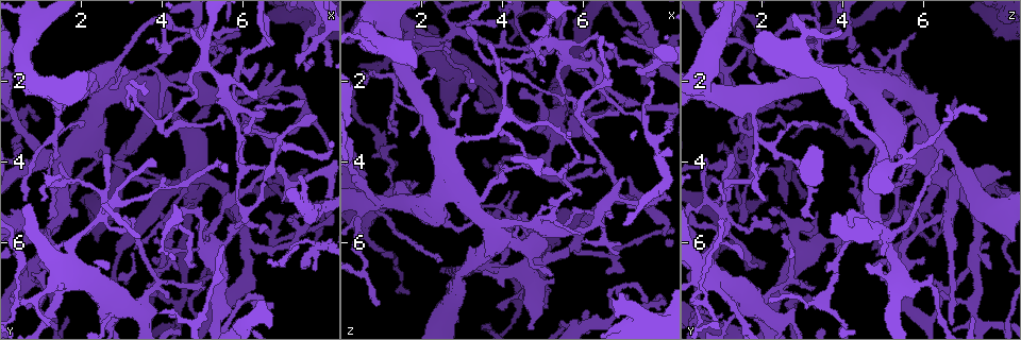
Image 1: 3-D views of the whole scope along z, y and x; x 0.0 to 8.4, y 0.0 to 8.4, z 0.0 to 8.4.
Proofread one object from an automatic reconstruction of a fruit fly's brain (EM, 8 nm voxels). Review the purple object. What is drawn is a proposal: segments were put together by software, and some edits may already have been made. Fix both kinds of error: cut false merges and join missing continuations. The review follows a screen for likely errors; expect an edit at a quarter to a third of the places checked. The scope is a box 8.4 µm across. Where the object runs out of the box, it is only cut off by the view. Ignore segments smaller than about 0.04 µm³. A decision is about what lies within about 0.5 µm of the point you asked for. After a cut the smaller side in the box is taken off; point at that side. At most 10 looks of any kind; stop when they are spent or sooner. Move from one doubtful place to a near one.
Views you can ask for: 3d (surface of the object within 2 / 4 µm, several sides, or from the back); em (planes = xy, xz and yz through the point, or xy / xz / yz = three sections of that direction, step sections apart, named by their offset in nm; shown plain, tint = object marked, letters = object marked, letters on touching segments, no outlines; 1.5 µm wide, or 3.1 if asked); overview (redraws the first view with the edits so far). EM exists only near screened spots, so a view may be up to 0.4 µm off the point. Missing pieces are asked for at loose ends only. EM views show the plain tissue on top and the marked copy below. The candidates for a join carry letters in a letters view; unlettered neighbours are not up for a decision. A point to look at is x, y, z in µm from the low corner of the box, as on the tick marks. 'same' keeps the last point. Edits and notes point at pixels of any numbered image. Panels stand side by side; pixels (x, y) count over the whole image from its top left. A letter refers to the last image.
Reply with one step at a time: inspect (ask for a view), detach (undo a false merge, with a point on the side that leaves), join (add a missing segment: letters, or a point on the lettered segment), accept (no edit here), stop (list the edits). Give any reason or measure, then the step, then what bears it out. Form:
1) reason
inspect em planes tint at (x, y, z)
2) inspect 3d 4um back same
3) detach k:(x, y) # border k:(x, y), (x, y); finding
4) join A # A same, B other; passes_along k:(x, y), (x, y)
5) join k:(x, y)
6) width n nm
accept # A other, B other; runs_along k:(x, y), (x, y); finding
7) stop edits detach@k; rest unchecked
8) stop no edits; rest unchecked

an open end
inspect em planes tint at (6.90, 2.45, 6.20)

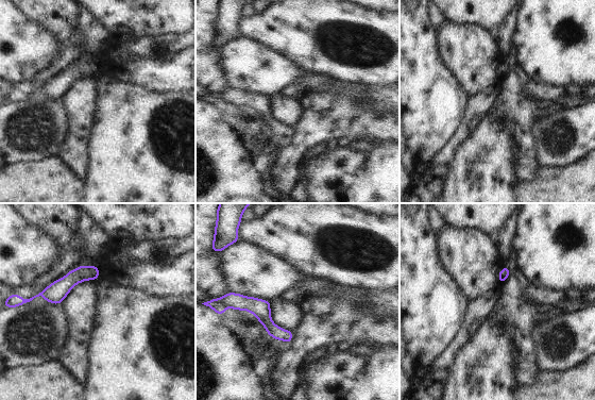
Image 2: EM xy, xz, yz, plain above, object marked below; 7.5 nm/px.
inspect em planes letters same

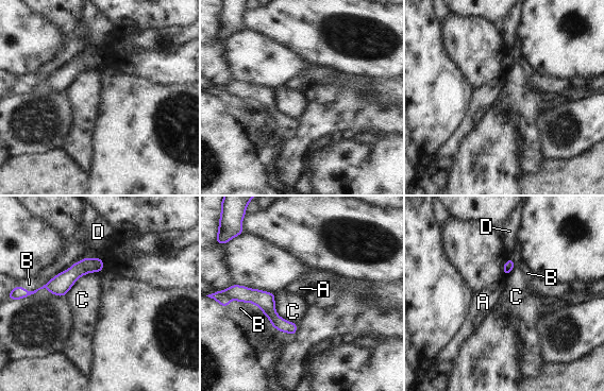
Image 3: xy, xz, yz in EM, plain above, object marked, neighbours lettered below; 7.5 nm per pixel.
width 90 nm
accept # A other, B other, C other, D other; runs_along 3:(247, 291), (282, 325), (294, 329); no lettered segment goes on from it

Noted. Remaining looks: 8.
thin end
inspect em planes letters at (6.60, 4.10, 4.25)

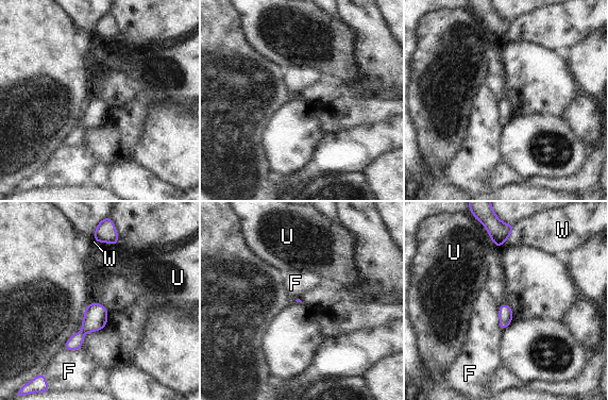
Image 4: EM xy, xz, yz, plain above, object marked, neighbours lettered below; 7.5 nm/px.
accept # F other, U other, W other; border 4:(499, 306), (499, 328), (502, 331); none of them fits

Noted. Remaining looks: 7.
thin end
inspect 3d 4um at (5.15, 5.95, 7.60)

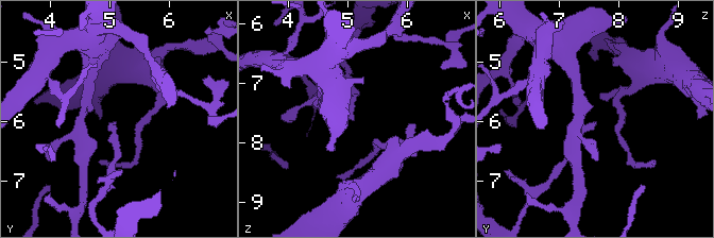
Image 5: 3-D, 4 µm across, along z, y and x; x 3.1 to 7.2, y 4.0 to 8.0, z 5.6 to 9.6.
inspect em planes letters at (5.15, 6.00, 7.60)

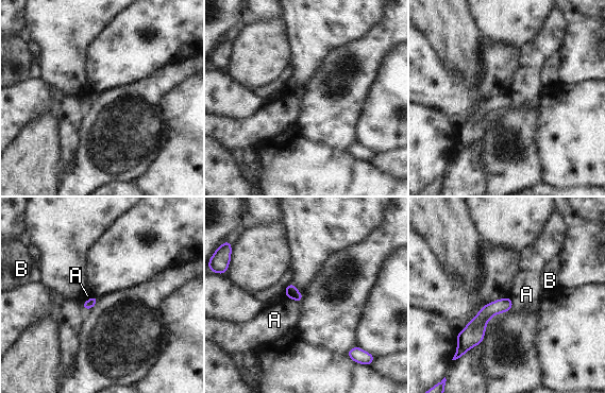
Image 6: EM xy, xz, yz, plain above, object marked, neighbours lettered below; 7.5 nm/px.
accept # A other, B other; no lettered segment goes on from it

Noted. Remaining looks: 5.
sudden change in width
inspect em planes tint at (5.10, 5.95, 3.80)

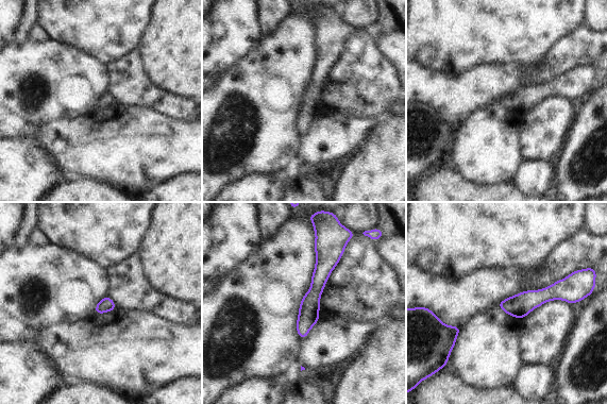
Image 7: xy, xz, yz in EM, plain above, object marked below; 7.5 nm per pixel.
what lies round it
inspect em planes letters same

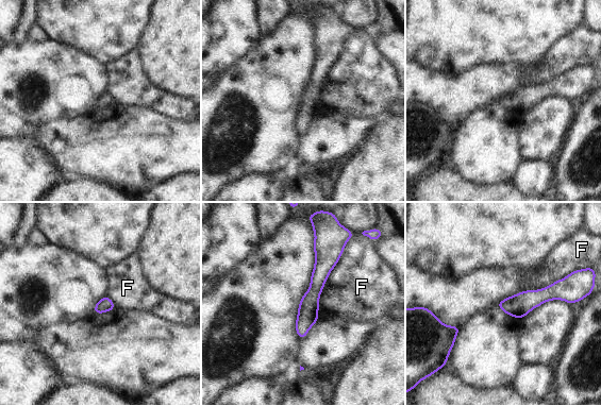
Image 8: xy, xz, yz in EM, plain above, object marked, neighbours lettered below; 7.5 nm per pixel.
width 110 nm
accept # F other; runs_along 8:(319, 242), (320, 273), (301, 335); all the same neuron

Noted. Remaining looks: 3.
stop no edits; rest unchecked

